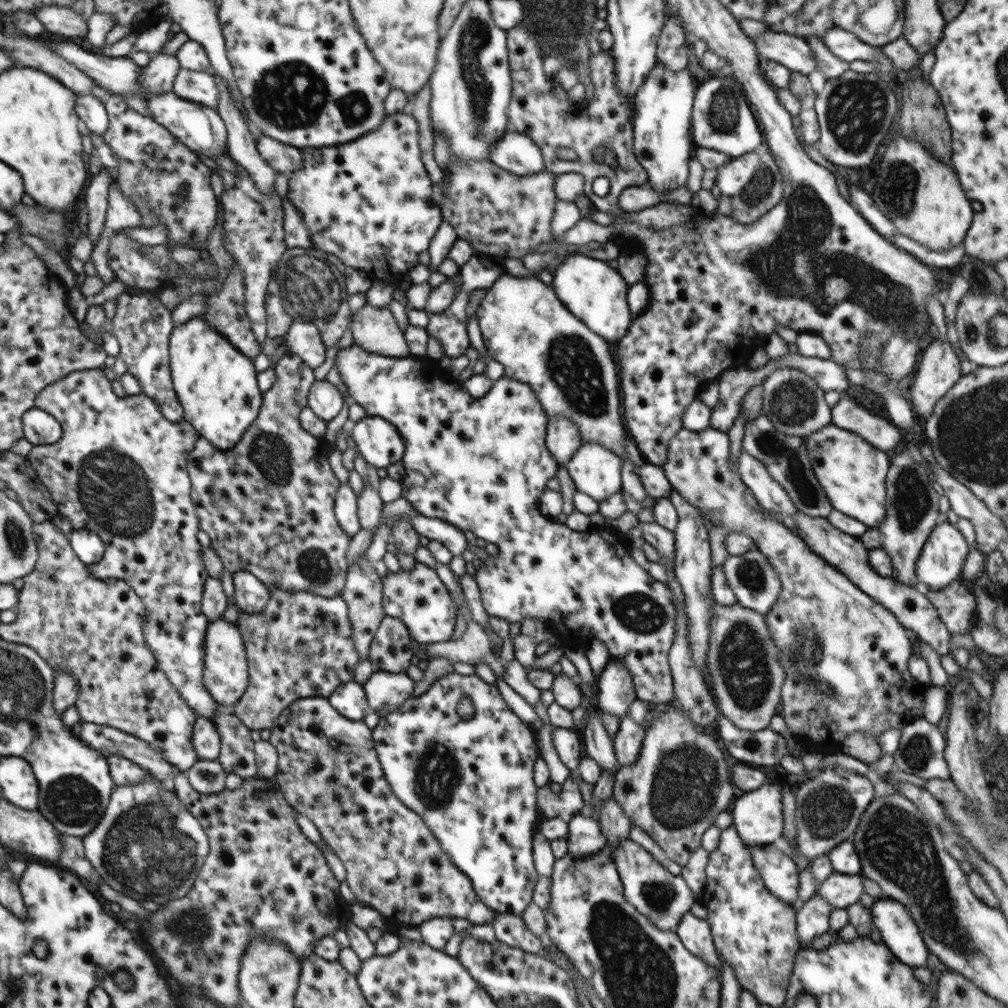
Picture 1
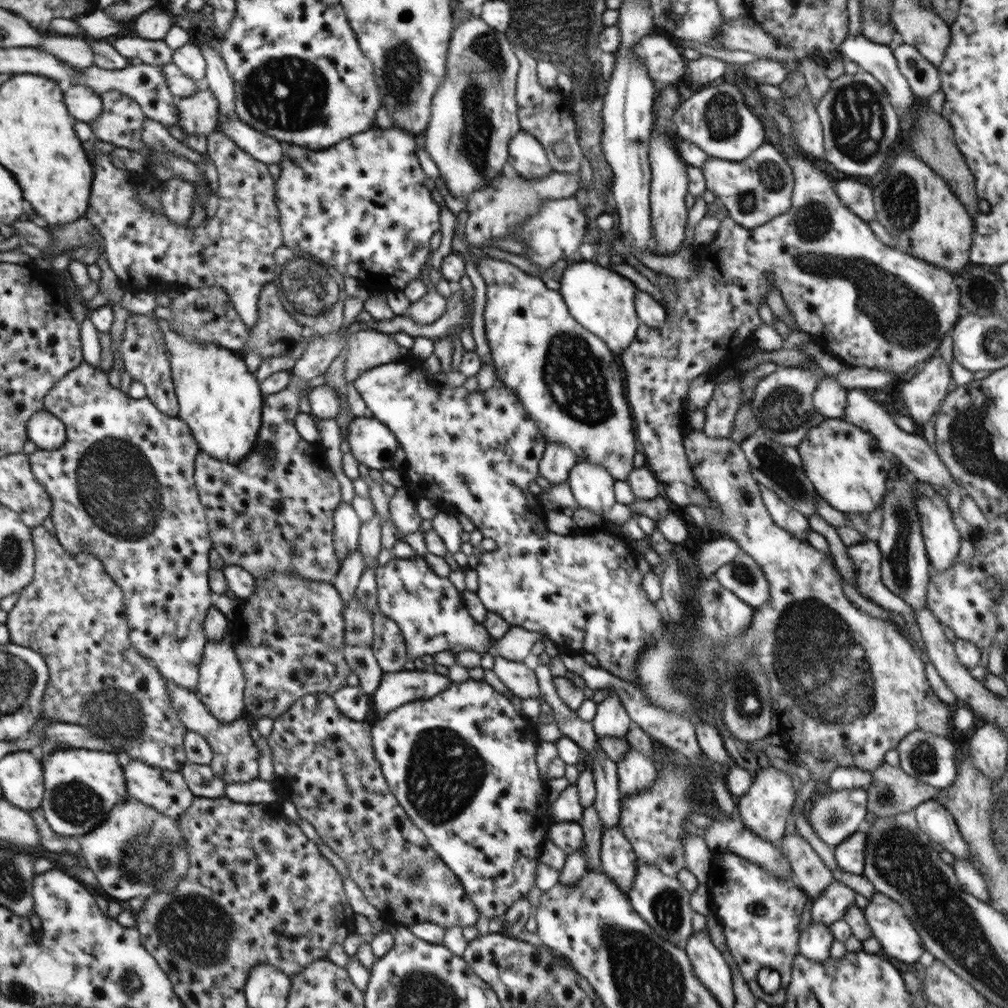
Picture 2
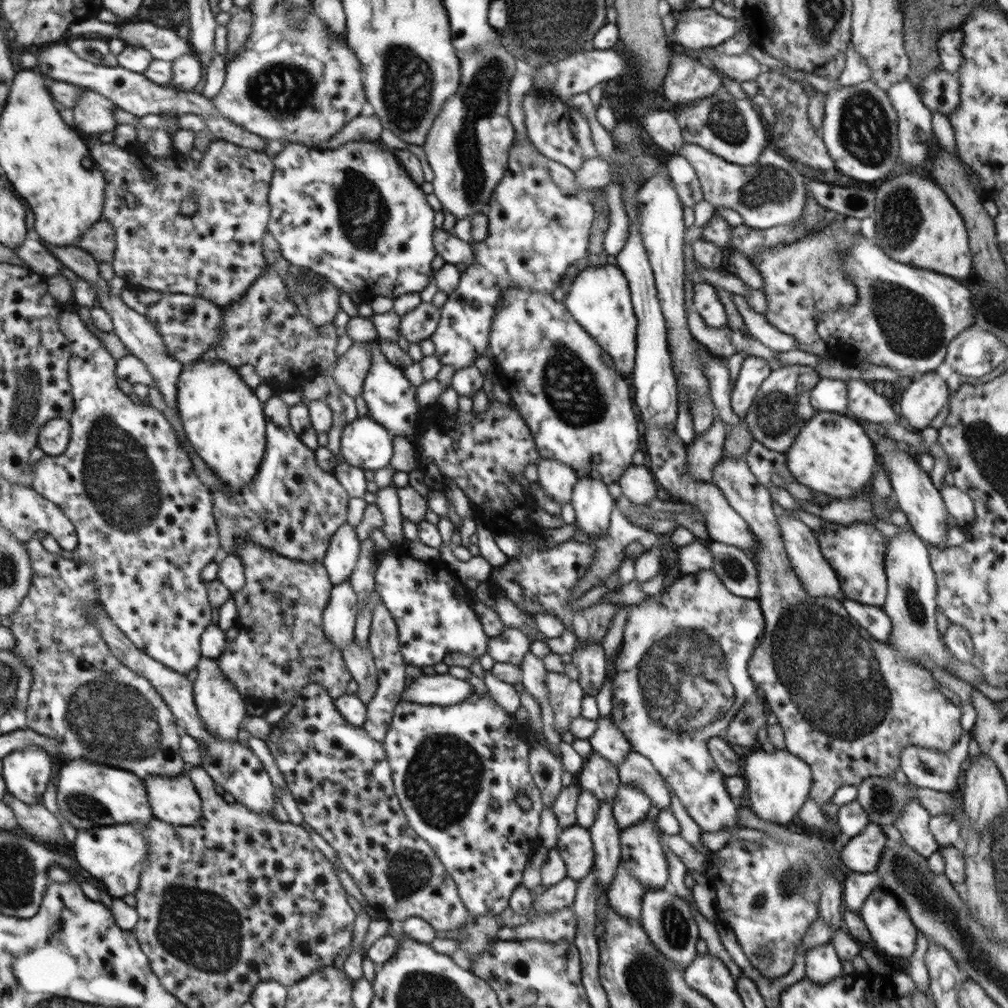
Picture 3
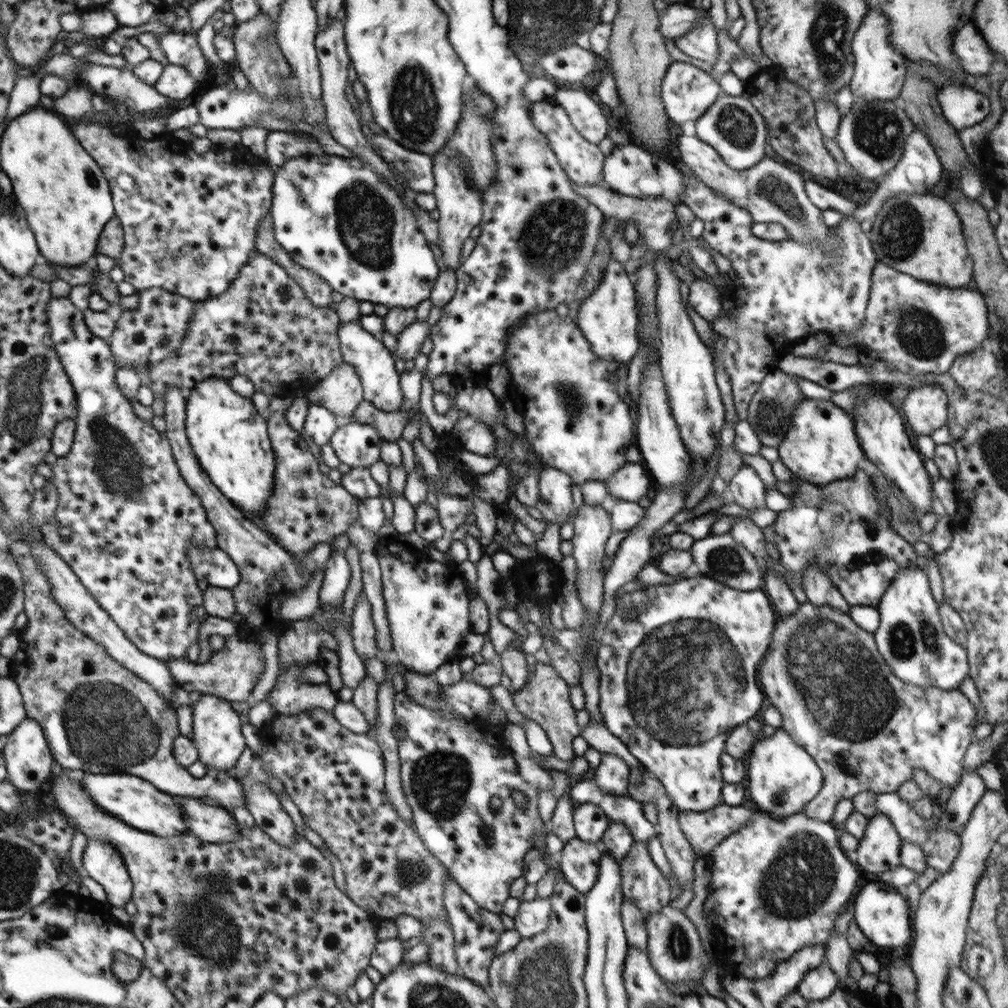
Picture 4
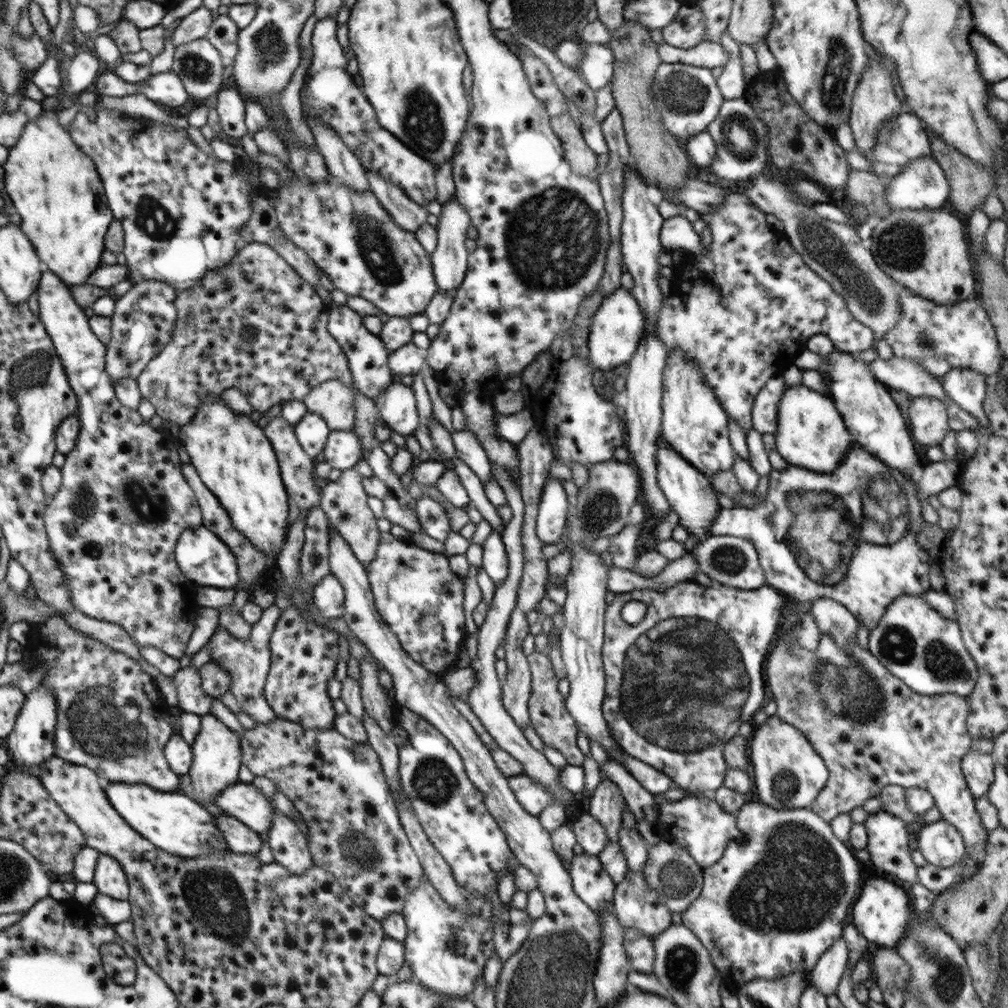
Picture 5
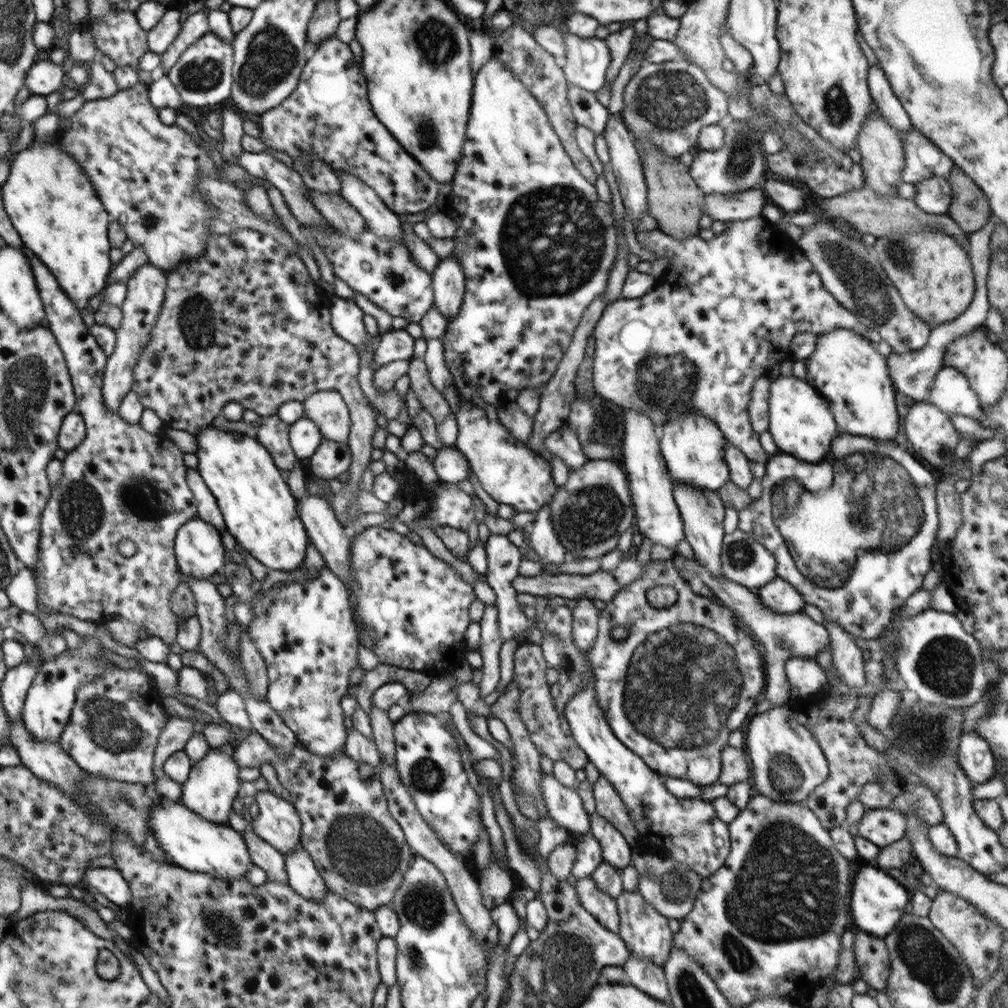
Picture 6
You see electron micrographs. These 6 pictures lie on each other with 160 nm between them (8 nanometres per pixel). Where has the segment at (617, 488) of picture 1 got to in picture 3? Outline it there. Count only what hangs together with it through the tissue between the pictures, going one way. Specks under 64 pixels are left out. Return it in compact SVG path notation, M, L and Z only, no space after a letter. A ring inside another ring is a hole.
M577 479L572 490L571 504L576 511L576 523L588 536L600 537L608 531L610 516L616 500L609 494L608 486L597 479Z

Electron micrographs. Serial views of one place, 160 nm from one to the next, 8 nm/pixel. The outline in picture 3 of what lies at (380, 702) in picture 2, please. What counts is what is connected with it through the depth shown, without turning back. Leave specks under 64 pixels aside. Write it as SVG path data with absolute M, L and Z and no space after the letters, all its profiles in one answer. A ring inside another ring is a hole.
M450 673L422 674L408 682L410 687L403 690L401 700L427 705L460 704L475 692L475 688L466 679L456 678Z

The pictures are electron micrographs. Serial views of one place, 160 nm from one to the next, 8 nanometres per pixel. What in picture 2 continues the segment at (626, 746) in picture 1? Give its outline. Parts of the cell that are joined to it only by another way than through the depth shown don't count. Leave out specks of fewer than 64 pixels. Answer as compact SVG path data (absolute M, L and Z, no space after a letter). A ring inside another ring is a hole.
M629 745L629 751L617 763L617 777L621 799L627 798L651 788L657 777L656 765Z

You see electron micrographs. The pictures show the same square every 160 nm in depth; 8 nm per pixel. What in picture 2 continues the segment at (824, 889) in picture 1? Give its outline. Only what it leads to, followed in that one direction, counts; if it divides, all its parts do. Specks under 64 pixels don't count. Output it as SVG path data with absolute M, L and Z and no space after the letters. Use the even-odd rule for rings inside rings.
M833 880L832 884L813 901L811 920L830 927L832 923L842 919L848 907L855 903L855 894L852 888Z

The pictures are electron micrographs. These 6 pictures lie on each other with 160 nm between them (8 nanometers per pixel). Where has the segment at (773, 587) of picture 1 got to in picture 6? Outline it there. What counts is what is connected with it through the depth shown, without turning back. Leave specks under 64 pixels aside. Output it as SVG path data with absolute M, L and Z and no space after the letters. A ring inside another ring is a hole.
M734 530L732 534L725 534L722 543L721 561L723 571L728 581L736 582L739 586L744 586L750 591L758 591L766 584L772 582L777 577L777 560L776 557L761 543L750 534L742 533L742 530Z

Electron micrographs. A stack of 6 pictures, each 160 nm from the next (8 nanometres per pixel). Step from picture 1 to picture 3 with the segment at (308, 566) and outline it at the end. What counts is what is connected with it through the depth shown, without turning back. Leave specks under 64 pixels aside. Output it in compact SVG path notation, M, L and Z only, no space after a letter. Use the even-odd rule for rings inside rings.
M280 396L270 397L263 405L266 448L250 487L235 489L214 473L223 486L222 492L210 490L212 514L220 546L228 555L237 556L237 544L248 539L294 560L322 563L329 540L347 522L350 496L334 473L324 472L317 465L315 451L306 447L292 430L289 408Z

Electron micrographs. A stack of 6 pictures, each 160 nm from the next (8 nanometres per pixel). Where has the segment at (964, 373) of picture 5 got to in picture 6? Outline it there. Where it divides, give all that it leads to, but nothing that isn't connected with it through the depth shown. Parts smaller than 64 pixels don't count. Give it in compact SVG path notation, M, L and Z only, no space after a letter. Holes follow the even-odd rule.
M943 367L940 369L932 381L928 396L929 397L924 401L933 404L944 414L960 414L974 419L981 418L980 398L970 386L968 377L957 368Z

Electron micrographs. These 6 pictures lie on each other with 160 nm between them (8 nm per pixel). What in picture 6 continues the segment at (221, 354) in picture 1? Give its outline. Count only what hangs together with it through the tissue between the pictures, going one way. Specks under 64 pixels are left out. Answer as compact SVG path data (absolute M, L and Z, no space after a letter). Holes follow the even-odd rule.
M209 424L200 434L196 434L196 438L198 439L198 451L195 454L198 458L197 472L210 493L216 497L226 530L242 548L264 566L286 572L301 568L306 558L309 536L299 518L297 498L292 495L284 472L274 465L272 455L258 443L256 437L236 431L223 431L213 424Z

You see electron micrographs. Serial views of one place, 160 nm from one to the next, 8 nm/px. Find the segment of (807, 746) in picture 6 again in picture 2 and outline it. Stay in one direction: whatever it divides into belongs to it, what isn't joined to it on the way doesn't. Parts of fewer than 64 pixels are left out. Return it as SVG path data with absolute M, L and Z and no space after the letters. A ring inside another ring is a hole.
M764 764L764 766L766 768L755 773L750 788L743 796L740 796L736 810L739 811L744 826L747 826L760 838L773 843L785 836L786 824L789 822L788 816L790 816L792 807L795 805L794 801L797 795L789 771L779 770L769 764Z

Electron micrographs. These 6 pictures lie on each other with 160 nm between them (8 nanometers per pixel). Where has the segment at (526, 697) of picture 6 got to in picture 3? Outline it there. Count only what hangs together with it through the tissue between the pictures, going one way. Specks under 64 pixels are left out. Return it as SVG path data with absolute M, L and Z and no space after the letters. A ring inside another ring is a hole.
M547 672L545 675L548 700L554 711L556 732L562 736L562 733L570 731L570 723L581 716L580 704L585 692L578 681L570 679L564 673Z

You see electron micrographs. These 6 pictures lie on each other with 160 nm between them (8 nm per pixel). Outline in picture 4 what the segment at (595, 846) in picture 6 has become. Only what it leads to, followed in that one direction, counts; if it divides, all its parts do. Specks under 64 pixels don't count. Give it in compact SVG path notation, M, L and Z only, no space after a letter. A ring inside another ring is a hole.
M584 803L573 810L573 823L578 838L599 844L610 820L597 804Z

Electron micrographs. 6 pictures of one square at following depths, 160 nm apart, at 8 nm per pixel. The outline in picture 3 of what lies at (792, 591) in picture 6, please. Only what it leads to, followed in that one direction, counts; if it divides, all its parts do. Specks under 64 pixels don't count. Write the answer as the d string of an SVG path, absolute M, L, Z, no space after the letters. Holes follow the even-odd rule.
M699 570L679 577L670 588L663 589L657 597L649 596L640 604L633 604L627 607L628 618L623 629L623 638L620 650L613 665L607 665L606 674L612 678L612 710L611 719L616 723L624 738L634 750L645 756L654 765L659 775L668 783L672 792L678 796L680 802L687 810L690 818L698 824L702 832L720 832L725 828L743 827L739 826L737 802L725 787L723 774L718 770L715 760L707 749L707 740L712 737L722 737L727 730L730 721L743 707L745 702L753 700L759 694L758 688L748 674L748 661L754 649L761 643L765 631L765 618L762 607L757 599L740 598L731 594L726 586L719 580L715 571Z

